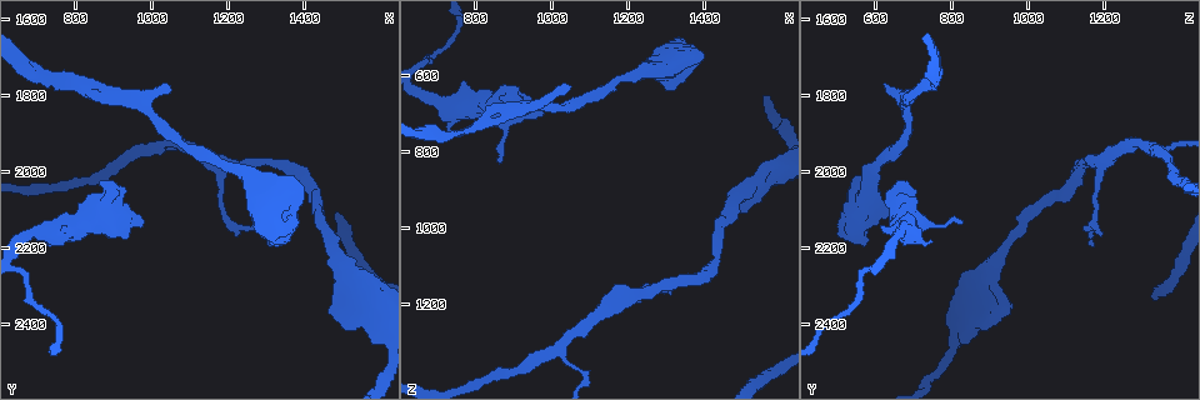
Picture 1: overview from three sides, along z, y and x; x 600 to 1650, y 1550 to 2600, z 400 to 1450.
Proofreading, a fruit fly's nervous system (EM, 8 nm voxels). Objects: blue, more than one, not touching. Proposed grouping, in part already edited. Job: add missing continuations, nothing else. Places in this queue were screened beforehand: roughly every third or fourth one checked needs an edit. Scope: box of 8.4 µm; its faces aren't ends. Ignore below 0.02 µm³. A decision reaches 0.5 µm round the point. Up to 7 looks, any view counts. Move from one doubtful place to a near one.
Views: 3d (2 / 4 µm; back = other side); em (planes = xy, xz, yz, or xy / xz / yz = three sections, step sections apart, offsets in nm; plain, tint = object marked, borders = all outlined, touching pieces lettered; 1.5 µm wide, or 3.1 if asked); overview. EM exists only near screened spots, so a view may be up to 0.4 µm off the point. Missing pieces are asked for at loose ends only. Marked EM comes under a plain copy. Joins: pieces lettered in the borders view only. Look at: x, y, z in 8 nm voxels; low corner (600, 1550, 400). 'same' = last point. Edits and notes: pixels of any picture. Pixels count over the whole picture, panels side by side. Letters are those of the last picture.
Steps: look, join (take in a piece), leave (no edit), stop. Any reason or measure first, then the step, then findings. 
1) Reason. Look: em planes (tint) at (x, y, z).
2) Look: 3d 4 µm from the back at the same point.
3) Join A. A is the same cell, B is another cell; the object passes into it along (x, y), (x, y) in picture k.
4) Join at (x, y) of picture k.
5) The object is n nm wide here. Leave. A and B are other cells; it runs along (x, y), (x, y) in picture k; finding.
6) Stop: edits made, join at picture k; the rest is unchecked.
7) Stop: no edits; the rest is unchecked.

Thick end. Look: 3d 4 µm from the back at (1550, 2270, 835).

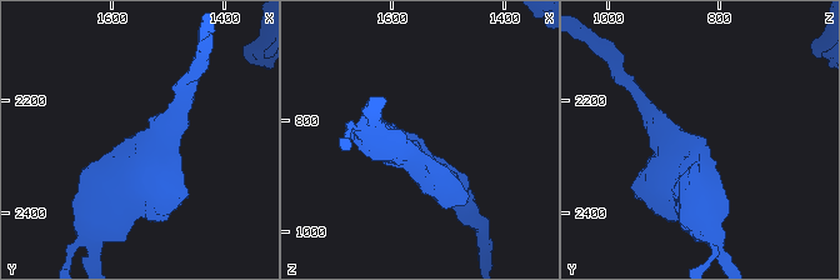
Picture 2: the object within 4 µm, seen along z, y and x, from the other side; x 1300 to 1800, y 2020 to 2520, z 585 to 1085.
The arms are 300, 420 nm wide; now the EM. Look: em planes (borders) at (1555, 2265, 830).

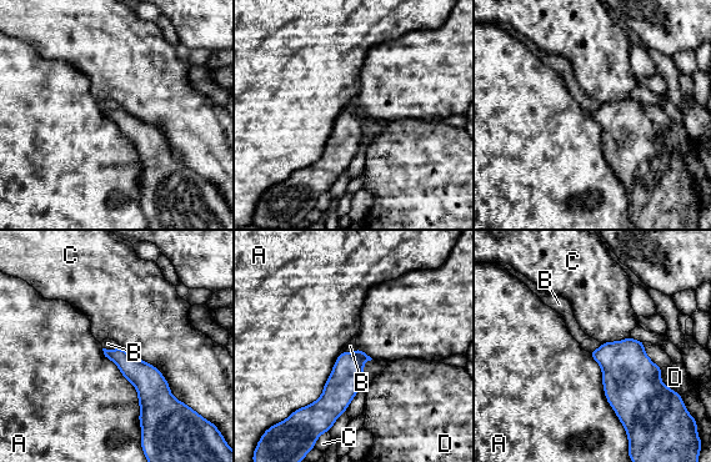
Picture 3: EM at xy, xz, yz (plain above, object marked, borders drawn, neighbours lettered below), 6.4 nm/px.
The longest contact is with A, 600 nm. Leave. A, B, C and D are other cells; no lettered piece goes on from it.

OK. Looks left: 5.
Look: 3d 4 µm at (1040, 1785, 630).

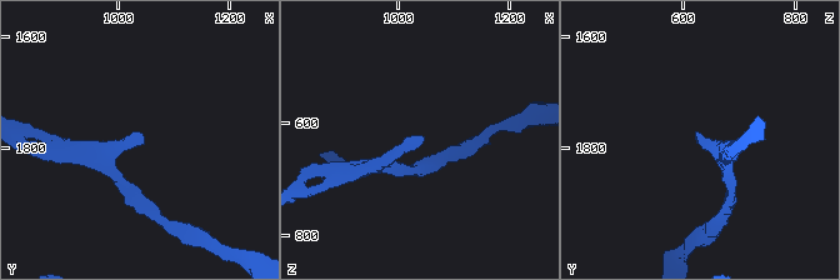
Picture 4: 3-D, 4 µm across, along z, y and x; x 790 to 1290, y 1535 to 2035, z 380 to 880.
Need the tissue. Look: em xz step 8 (tint) at (1045, 1780, 630).

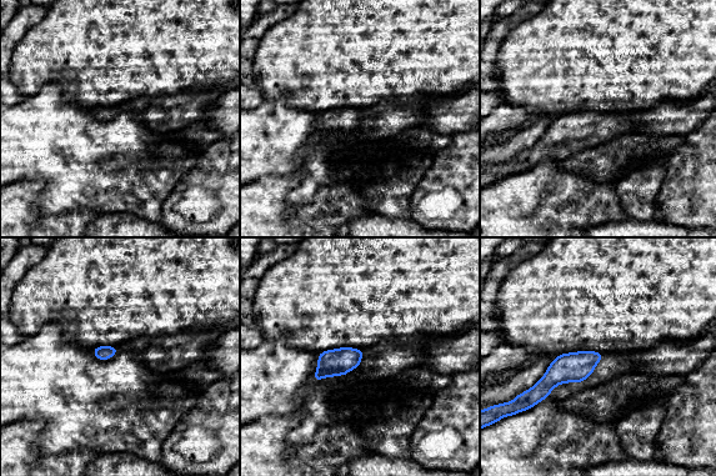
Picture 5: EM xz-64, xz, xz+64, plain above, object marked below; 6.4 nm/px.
Another direction. Look: em planes (borders) at the same point.

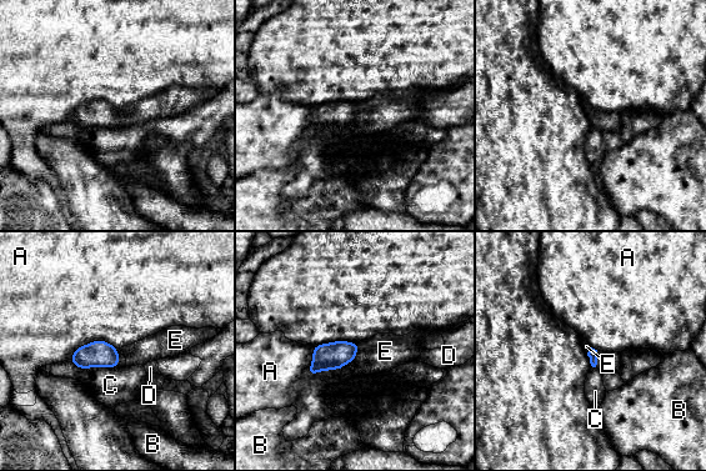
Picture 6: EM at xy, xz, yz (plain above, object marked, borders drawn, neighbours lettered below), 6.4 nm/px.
Join E. E is the same cell, A, B, C and D are other cells; the object passes into it along (335, 355), (357, 346), (385, 351) in picture 6; the neuron continues.

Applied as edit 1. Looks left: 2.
Redraw. Look: overview.

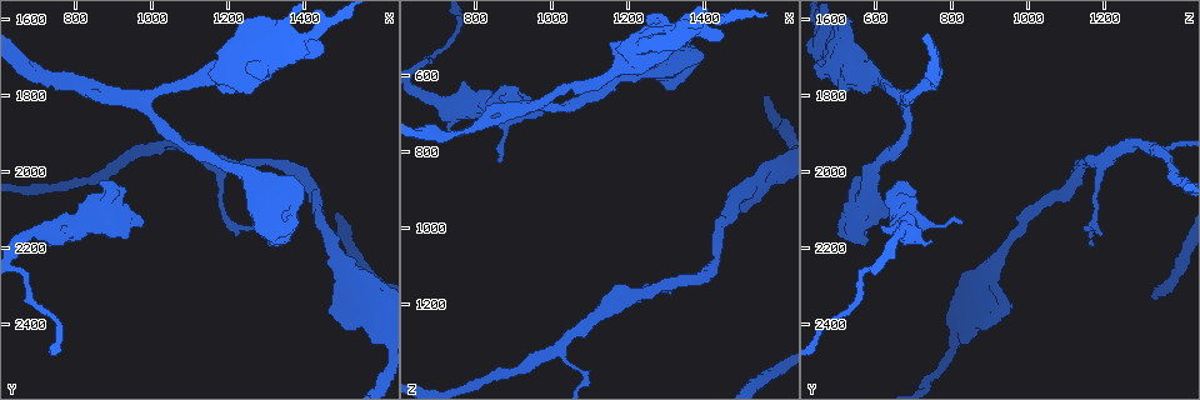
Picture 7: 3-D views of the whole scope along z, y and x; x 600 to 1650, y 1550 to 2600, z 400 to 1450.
Look: em yz step 4 (borders) at (735, 2175, 750).

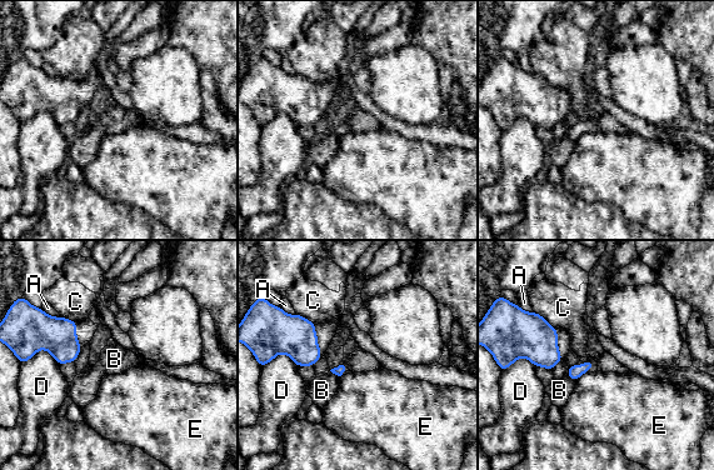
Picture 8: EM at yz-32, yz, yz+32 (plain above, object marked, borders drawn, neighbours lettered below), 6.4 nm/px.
Leave. A, B, C, D and E are other cells; a border runs along (533, 310), (539, 313), (555, 329) in picture 8; none of them fits.

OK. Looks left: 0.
Stop: edits made, join at picture 6; the rest is unchecked.

